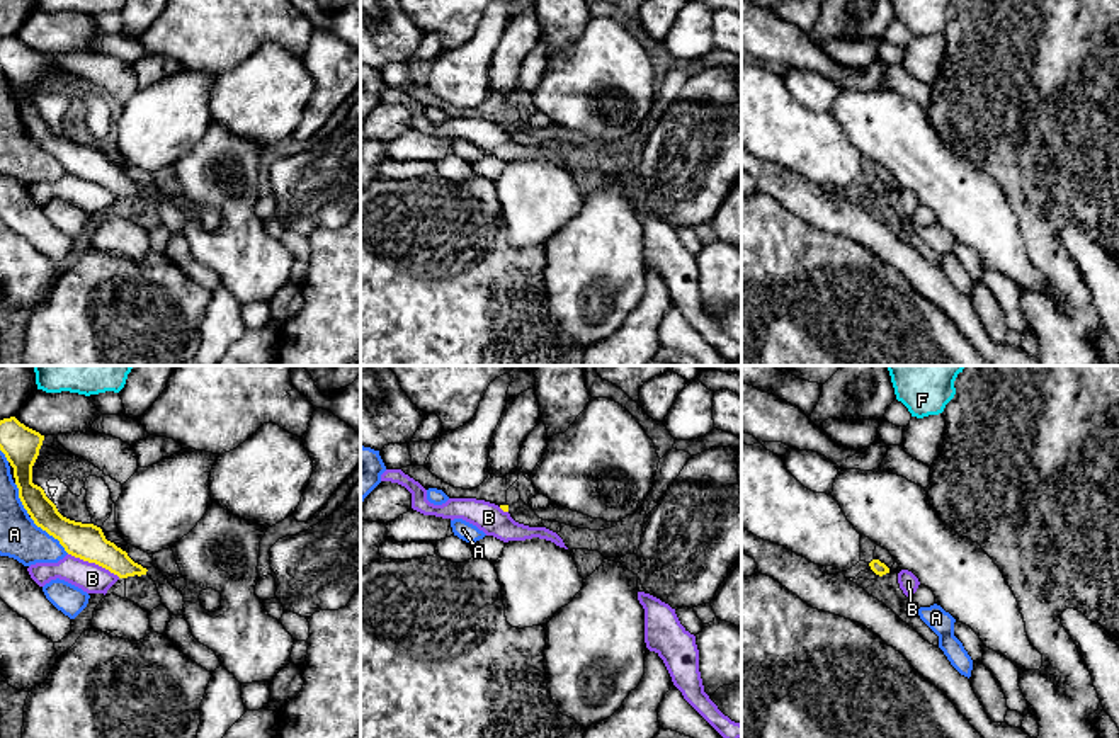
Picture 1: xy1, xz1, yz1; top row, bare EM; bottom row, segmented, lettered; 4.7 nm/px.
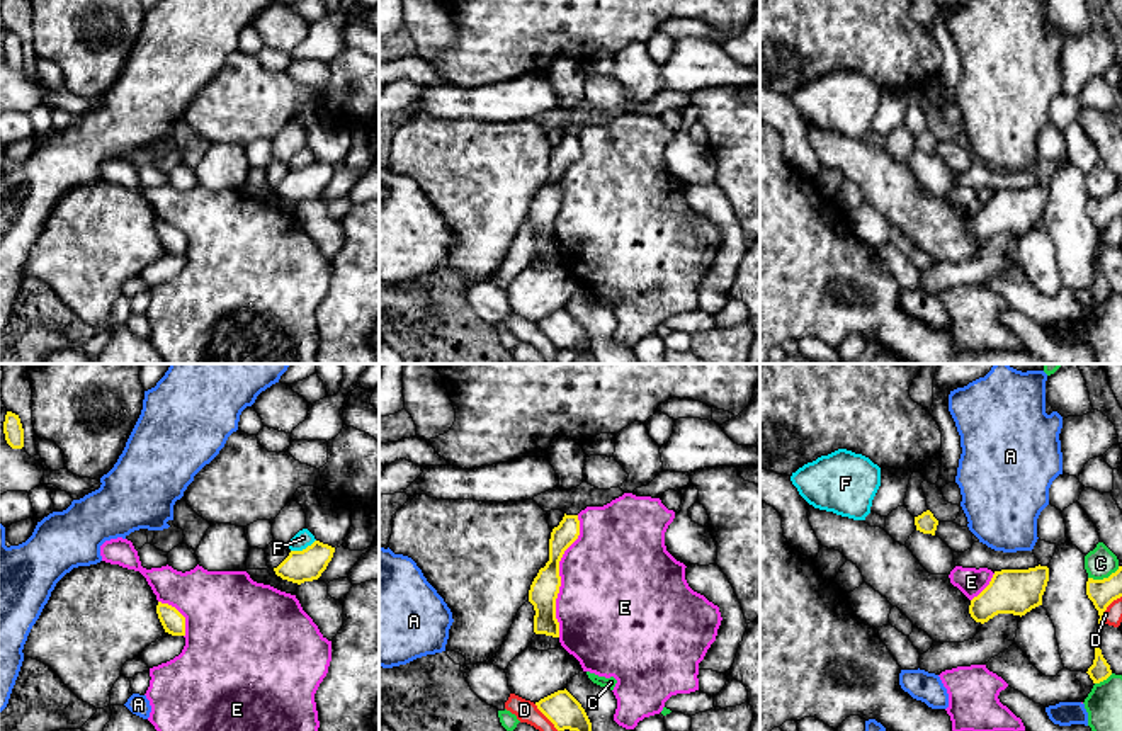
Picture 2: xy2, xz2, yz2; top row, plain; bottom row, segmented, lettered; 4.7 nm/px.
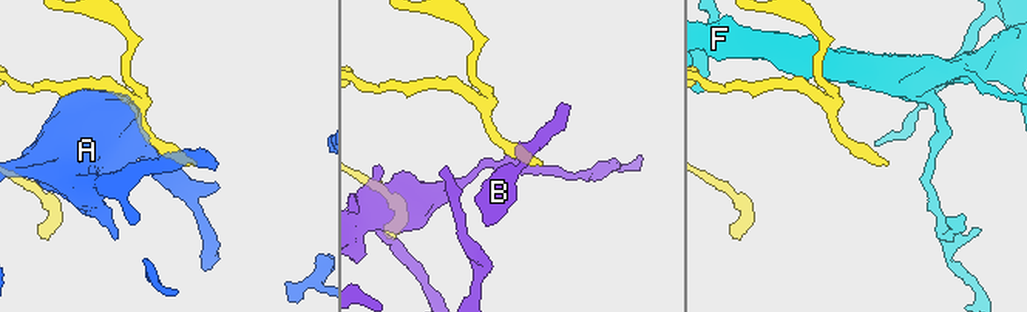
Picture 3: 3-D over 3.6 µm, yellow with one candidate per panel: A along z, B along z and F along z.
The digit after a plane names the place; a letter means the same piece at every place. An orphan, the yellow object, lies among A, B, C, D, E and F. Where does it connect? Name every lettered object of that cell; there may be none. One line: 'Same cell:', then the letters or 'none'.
Same cell: none

